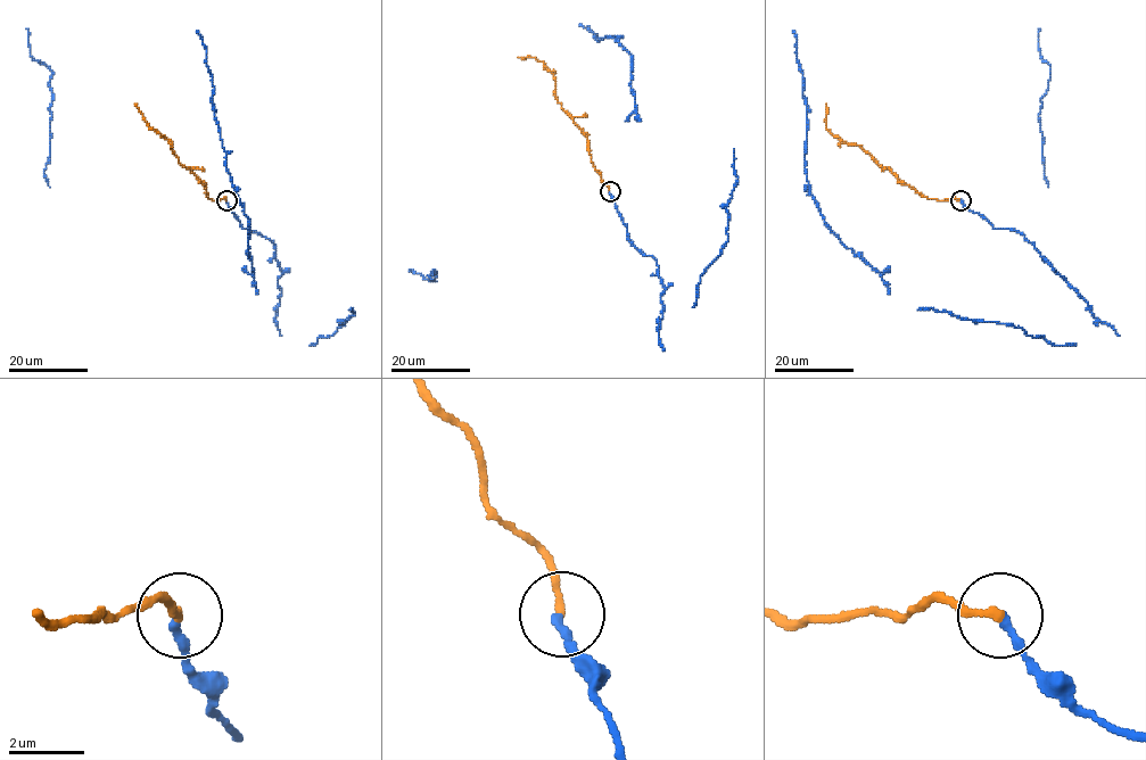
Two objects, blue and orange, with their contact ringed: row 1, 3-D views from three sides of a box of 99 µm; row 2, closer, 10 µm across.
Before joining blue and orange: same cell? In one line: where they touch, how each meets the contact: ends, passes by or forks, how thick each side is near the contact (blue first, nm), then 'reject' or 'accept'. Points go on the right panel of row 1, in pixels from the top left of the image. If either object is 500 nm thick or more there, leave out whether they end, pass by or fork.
place (961, 200); blue ends; orange ends; calibres 240 and 220 nm; accept

